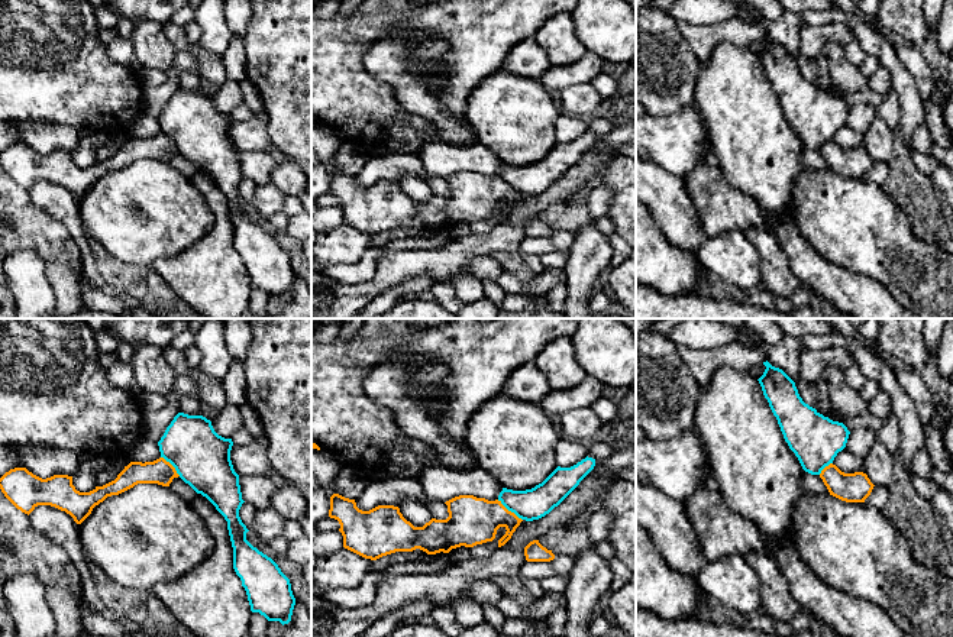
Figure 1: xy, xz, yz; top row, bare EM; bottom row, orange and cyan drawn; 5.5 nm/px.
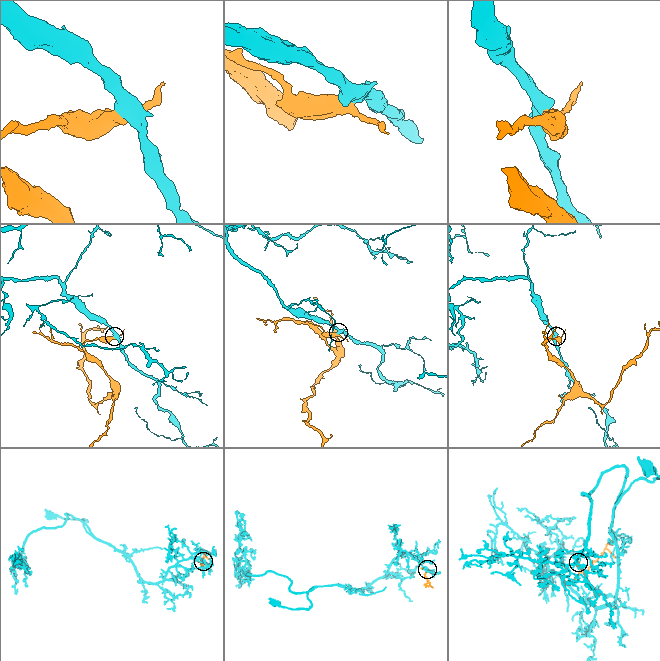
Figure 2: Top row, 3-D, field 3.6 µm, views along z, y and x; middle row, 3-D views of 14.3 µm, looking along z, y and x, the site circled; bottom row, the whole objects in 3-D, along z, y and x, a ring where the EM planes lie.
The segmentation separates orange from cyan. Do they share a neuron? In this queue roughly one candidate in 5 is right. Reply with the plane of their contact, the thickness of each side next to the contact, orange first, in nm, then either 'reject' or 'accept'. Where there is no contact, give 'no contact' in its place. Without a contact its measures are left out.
xz | 260/180 nm | reject

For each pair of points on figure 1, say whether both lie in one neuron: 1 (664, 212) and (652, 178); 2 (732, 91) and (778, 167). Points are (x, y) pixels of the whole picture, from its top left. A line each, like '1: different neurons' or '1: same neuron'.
1: same neuron
2: same neuron

